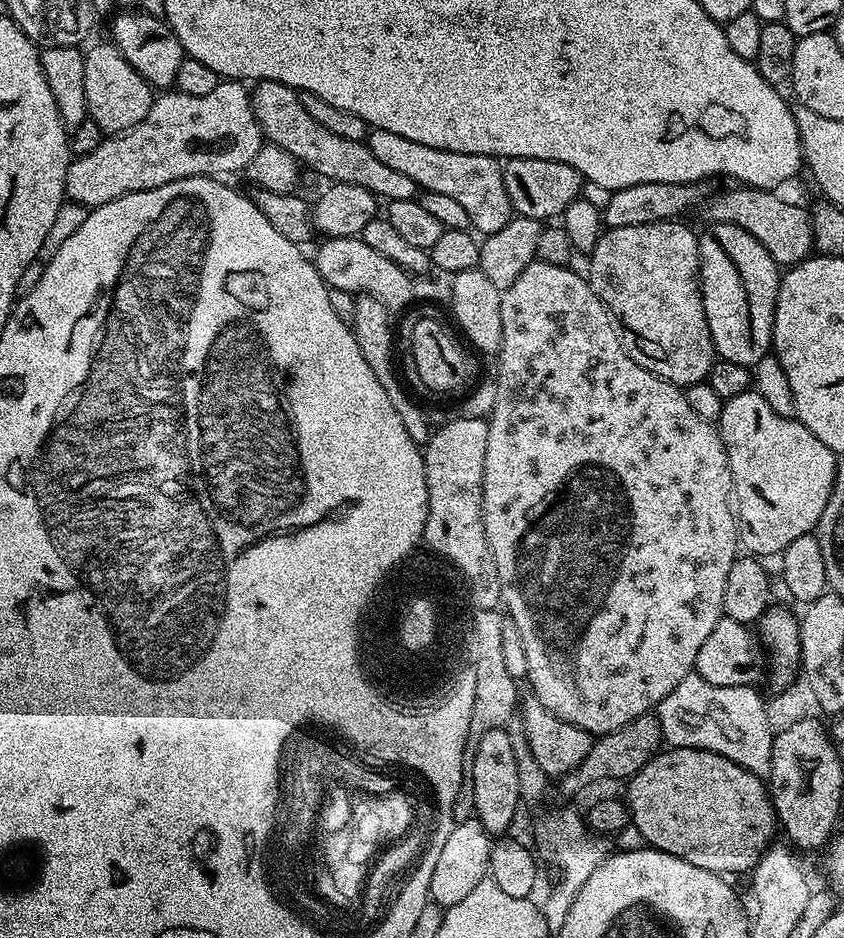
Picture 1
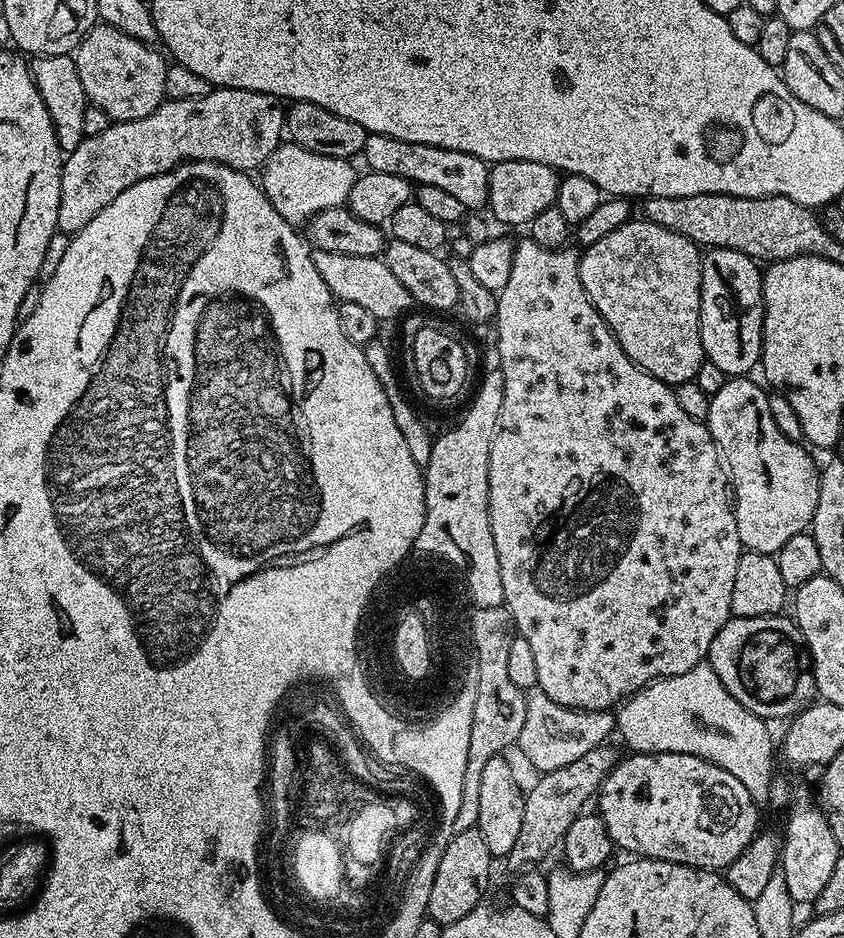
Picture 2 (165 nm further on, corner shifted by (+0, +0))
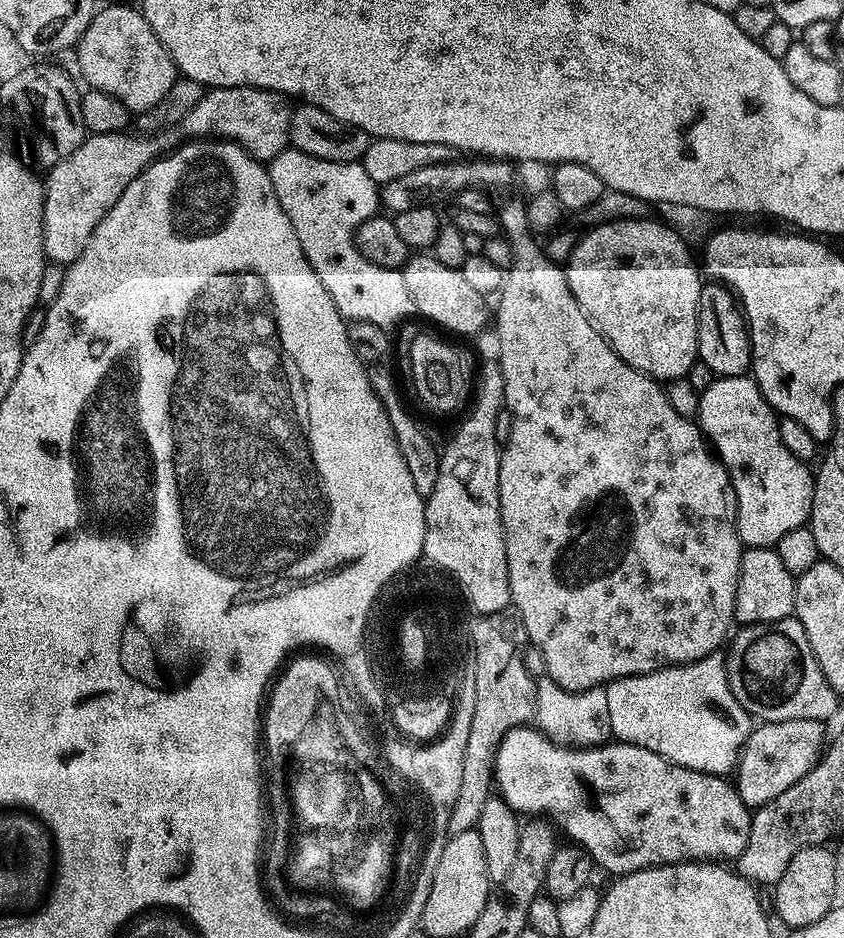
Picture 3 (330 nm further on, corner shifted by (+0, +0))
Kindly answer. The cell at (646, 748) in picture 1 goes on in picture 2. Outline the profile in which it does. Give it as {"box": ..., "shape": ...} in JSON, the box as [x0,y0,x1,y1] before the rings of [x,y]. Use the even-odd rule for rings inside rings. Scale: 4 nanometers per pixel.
{"box":[506,743,618,870],"shape":[[[611,743],[599,744],[594,750],[582,754],[570,762],[570,766],[558,766],[558,770],[550,770],[539,777],[540,781],[531,789],[527,789],[522,810],[522,830],[518,834],[518,842],[514,850],[506,857],[507,863],[512,863],[516,870],[524,870],[536,866],[539,860],[544,860],[552,851],[561,847],[566,830],[574,818],[585,811],[588,799],[595,797],[604,779],[616,769],[618,755],[611,748]]]}

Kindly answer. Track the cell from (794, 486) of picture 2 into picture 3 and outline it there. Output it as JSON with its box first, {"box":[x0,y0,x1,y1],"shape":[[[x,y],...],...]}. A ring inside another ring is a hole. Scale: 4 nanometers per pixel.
{"box":[698,375,816,548],"shape":[[[751,375],[713,379],[711,386],[700,394],[698,427],[732,480],[736,495],[736,533],[740,536],[741,545],[771,548],[776,545],[778,538],[782,538],[782,534],[790,534],[790,530],[798,530],[809,523],[816,485],[813,469],[794,458],[794,454],[782,446],[777,413],[766,402]]]}

